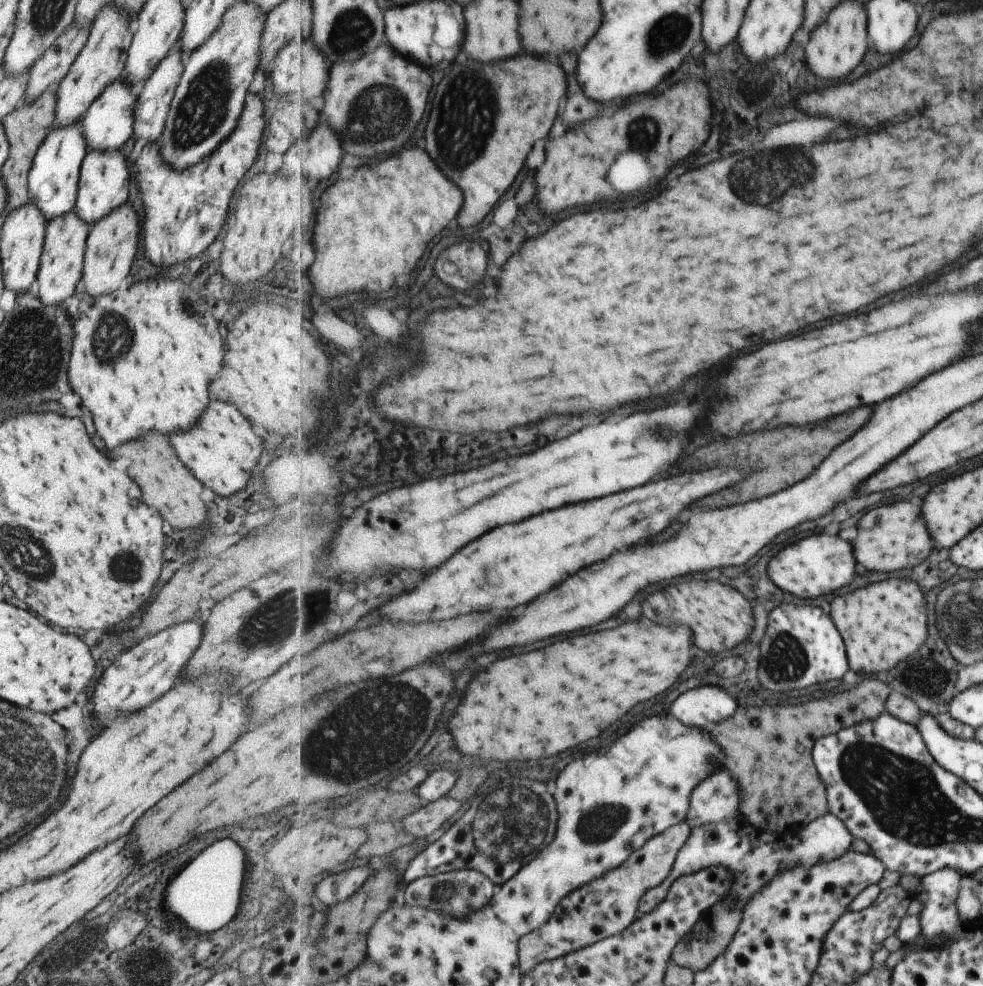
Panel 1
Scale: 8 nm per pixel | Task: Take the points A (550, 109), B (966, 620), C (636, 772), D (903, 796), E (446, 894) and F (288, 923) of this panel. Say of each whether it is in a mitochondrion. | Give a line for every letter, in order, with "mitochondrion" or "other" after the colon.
A: other
B: mitochondrion
C: other
D: mitochondrion
E: mitochondrion
F: mitochondrion

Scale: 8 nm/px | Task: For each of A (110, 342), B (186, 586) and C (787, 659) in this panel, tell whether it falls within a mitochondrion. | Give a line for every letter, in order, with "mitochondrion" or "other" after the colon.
A: mitochondrion
B: other
C: mitochondrion

